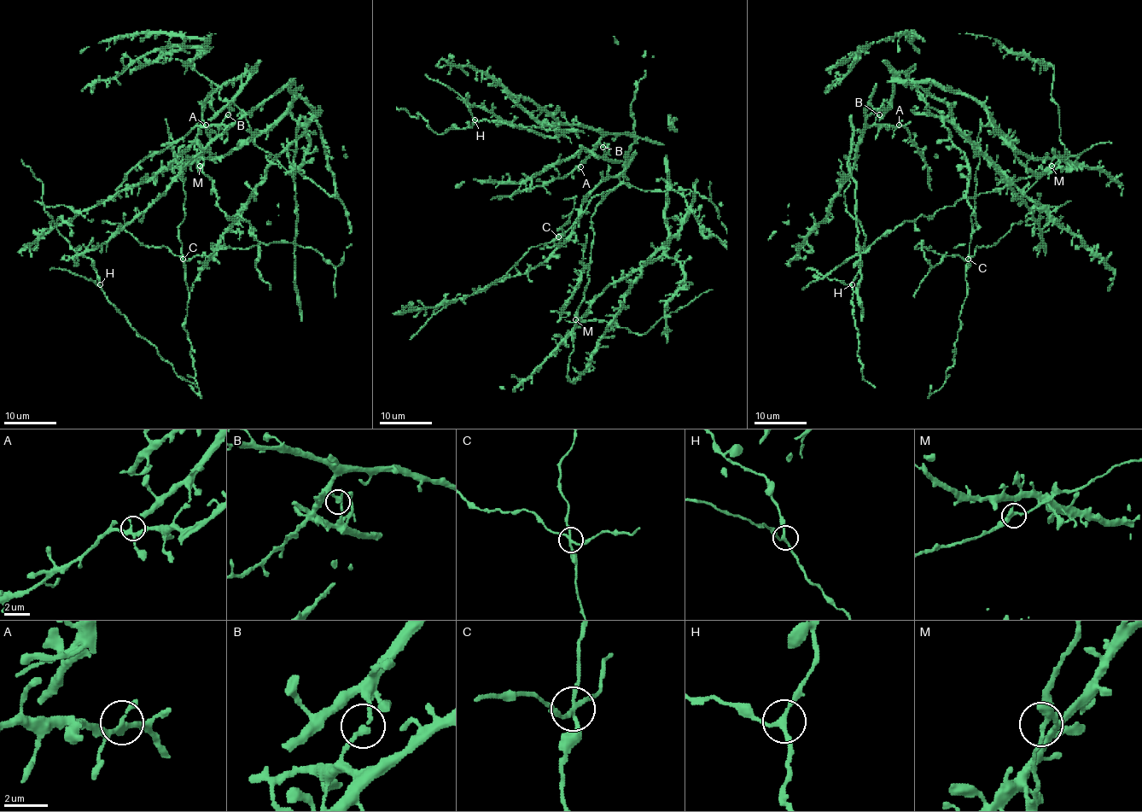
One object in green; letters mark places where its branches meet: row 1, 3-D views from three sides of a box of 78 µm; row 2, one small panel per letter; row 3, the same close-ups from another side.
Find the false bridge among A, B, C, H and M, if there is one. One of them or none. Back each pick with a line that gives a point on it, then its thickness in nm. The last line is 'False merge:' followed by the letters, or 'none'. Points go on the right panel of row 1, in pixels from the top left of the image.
C: Place: (968, 259). Thickness 190 nm
False merge: C

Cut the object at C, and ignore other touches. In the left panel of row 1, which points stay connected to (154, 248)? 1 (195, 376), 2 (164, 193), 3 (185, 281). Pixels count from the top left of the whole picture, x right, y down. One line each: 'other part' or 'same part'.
1: other part
2: same part
3: other part

